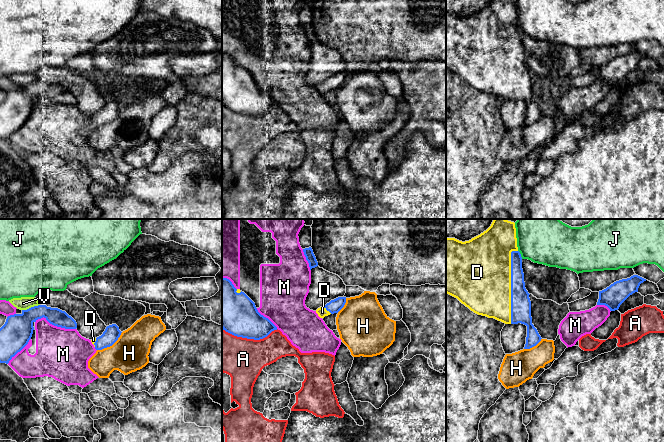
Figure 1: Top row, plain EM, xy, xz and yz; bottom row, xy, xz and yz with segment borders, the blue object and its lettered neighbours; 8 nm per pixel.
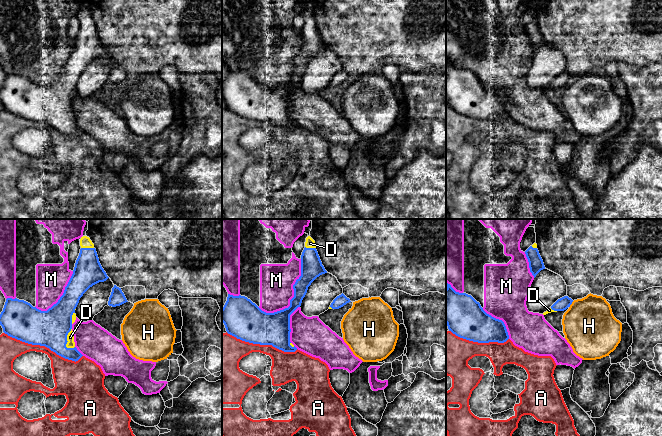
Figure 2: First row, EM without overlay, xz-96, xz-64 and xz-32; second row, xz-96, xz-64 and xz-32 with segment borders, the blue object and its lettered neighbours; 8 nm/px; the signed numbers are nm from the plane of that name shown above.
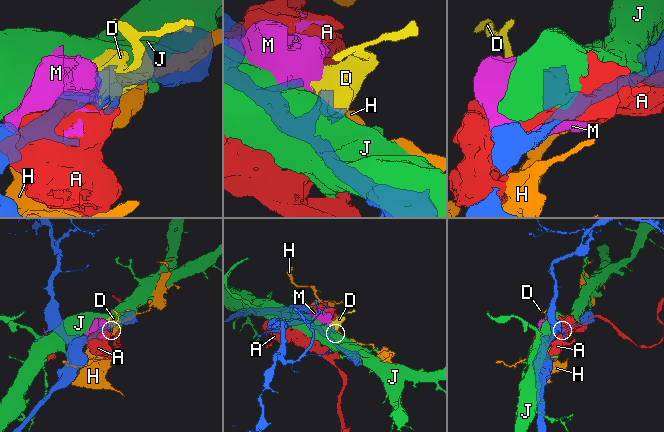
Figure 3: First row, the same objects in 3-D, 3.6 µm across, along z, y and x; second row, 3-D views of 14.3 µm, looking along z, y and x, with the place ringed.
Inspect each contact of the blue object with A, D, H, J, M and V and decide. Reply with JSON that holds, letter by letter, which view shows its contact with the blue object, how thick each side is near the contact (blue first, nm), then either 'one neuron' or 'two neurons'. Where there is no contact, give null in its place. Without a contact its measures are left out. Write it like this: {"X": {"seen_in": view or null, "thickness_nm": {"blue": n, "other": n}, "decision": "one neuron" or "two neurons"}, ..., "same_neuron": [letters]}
{"A": {"seen_in": "xz", "thickness_nm": {"blue": 320, "other": 340}, "decision": "two neurons"}, "D": {"seen_in": "yz", "thickness_nm": {"blue": 160, "other": 480}, "decision": "one neuron"}, "H": {"seen_in": "xy", "thickness_nm": {"blue": 130, "other": 300}, "decision": "two neurons"}, "J": {"seen_in": "yz", "thickness_nm": {"blue": 110, "other": 340}, "decision": "two neurons"}, "M": {"seen_in": "xy", "thickness_nm": {"blue": 150, "other": 420}, "decision": "two neurons"}, "V": {"seen_in": "xy", "thickness_nm": {"blue": 240, "other": 110}, "decision": "two neurons"}, "same_neuron": ["D"]}

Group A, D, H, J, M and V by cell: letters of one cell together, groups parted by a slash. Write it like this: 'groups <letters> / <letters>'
groups A / D / H / J / M / V

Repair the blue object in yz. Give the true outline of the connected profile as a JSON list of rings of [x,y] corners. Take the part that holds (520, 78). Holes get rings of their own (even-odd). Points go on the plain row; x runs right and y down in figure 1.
[[[491,0],[486,7],[465,18],[446,14],[446,69],[478,91],[505,100],[526,101],[524,125],[536,122],[542,115],[532,100],[530,70],[525,64],[515,0]]]

